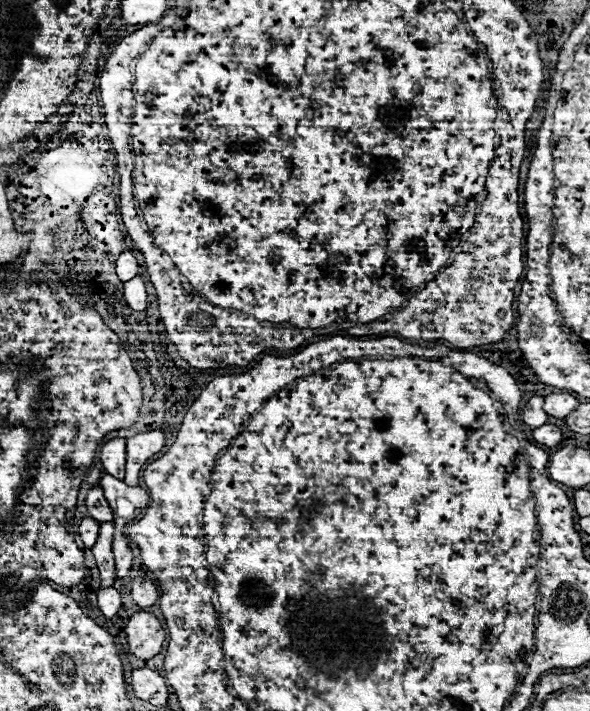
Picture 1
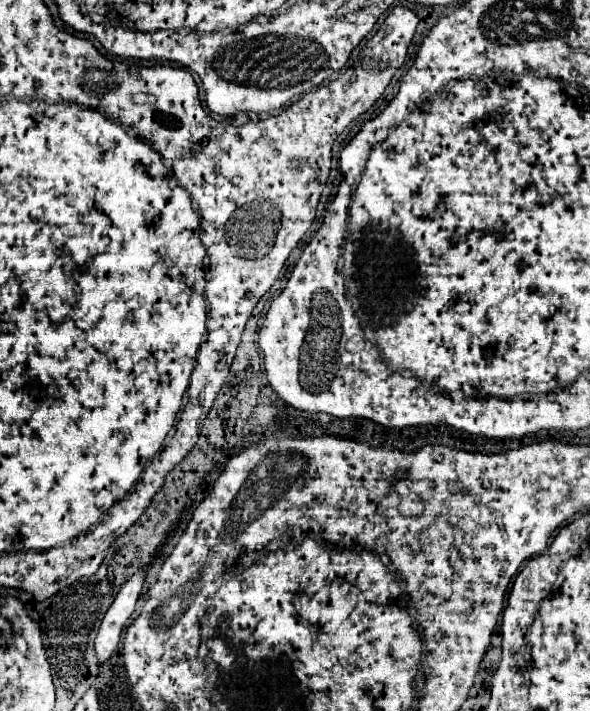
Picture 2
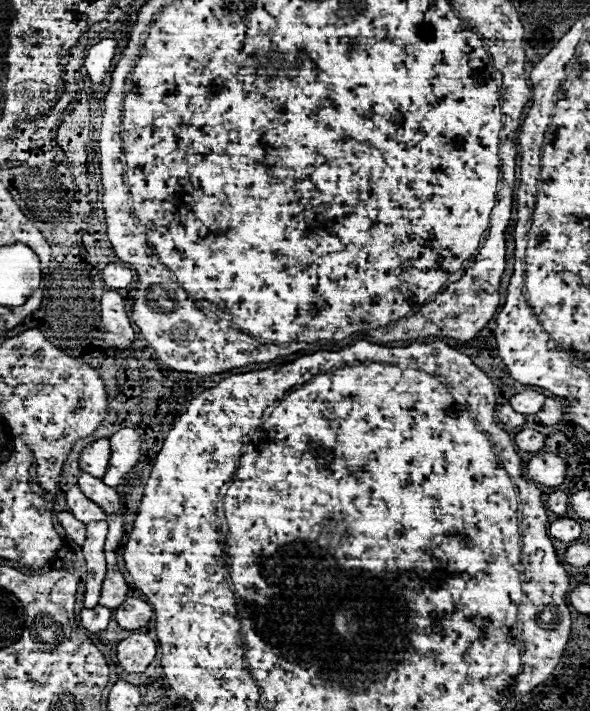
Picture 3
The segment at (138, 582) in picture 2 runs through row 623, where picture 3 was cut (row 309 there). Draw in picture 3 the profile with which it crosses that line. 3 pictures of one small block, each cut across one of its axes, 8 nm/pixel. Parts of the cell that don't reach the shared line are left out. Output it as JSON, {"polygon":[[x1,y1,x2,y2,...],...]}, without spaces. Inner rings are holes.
{"polygon":[[108,290,102,296,102,332,106,346,118,350,128,348,136,336,130,326,126,298,114,290]]}

